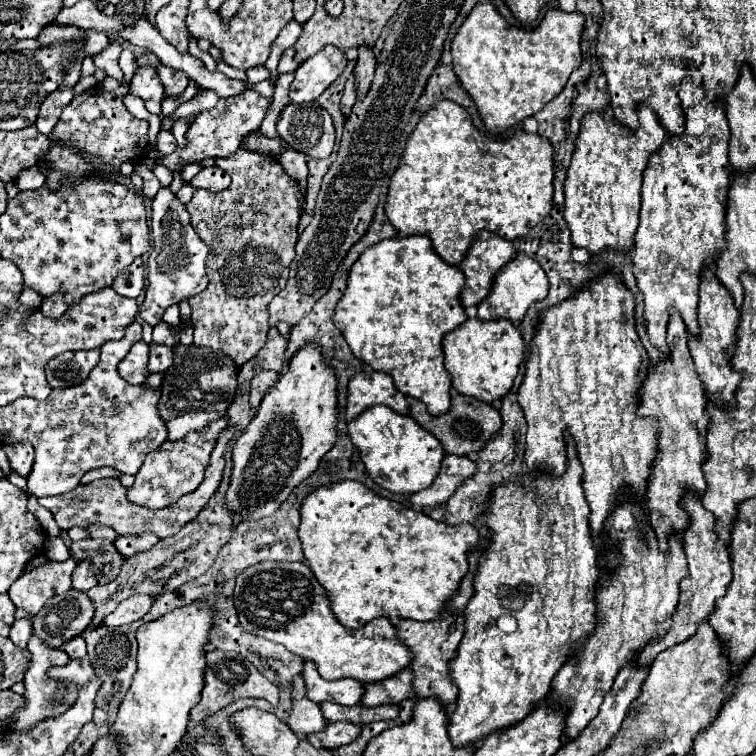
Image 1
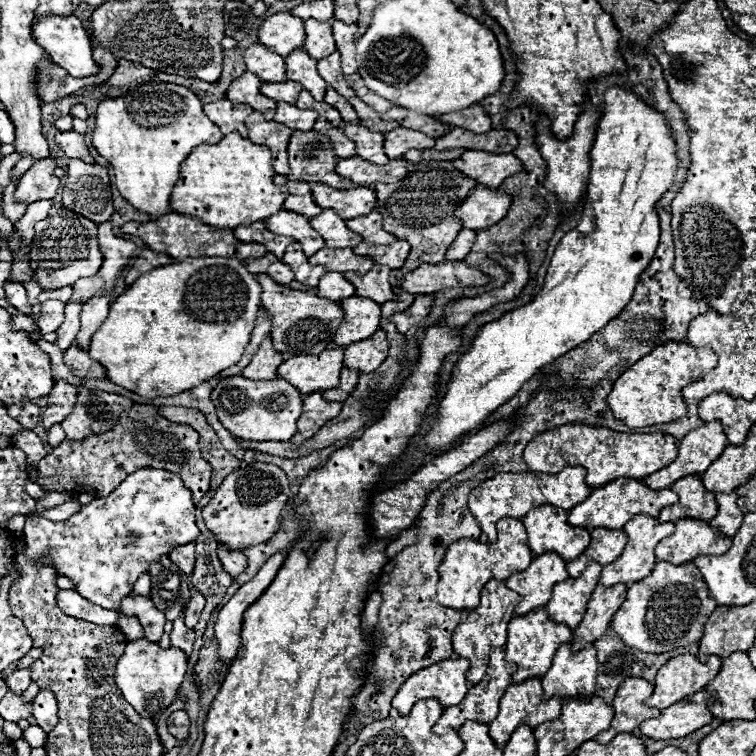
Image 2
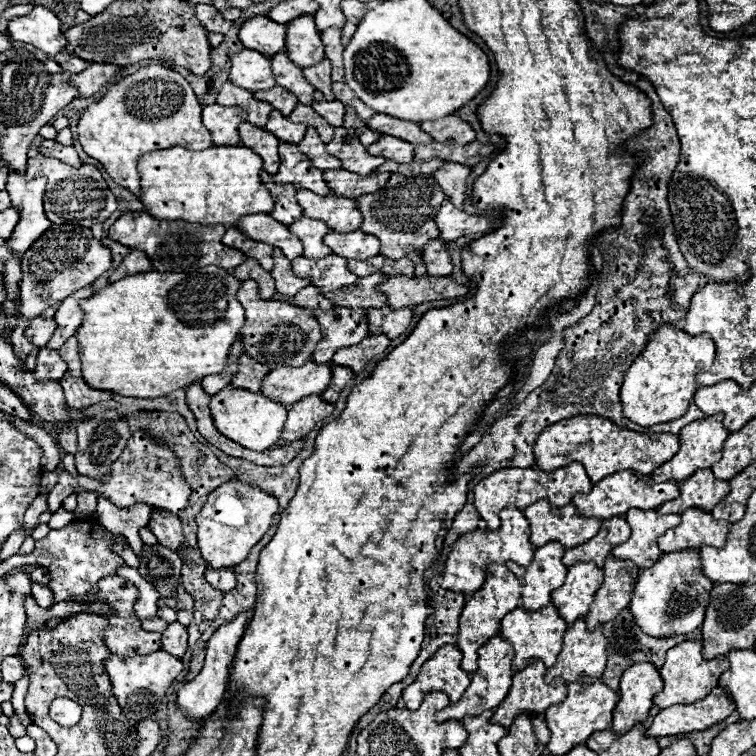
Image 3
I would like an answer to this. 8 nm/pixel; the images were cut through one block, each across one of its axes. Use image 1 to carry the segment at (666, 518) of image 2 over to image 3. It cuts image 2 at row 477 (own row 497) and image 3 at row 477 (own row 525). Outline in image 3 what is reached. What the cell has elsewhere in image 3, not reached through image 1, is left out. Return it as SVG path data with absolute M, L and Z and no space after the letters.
M712 470L694 472L688 480L680 482L680 496L668 504L656 508L660 514L682 514L686 508L700 508L712 512L712 508L728 494L728 482L716 480Z

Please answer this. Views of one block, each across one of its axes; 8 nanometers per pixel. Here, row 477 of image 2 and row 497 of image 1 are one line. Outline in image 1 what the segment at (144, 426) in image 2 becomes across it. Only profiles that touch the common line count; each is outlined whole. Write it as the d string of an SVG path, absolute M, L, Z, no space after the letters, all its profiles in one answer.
M228 426L226 432L220 432L218 442L216 442L216 452L212 452L212 460L206 472L204 482L200 484L198 490L184 494L184 498L180 498L176 504L170 504L166 508L160 510L150 510L150 508L140 508L140 504L132 504L126 496L126 490L120 480L112 478L112 480L98 480L98 482L90 482L90 484L80 484L78 488L74 488L72 492L60 494L60 496L44 496L40 498L40 506L48 508L54 514L54 520L58 522L58 526L62 530L70 530L72 526L80 526L86 528L90 524L104 524L114 528L120 536L136 536L140 532L154 532L158 538L168 538L174 536L186 522L194 520L198 516L198 512L208 504L208 500L212 498L212 494L216 492L220 478L222 478L222 470L224 470L224 452L228 442L236 436L238 426Z

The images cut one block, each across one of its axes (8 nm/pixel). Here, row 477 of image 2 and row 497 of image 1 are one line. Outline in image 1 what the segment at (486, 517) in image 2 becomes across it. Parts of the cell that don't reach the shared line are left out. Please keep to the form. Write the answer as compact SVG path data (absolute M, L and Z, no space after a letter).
M568 438L568 472L564 476L550 478L546 474L538 474L532 482L526 482L526 484L502 484L502 486L494 488L494 498L492 498L490 510L482 516L482 522L492 530L492 544L480 558L478 574L474 578L476 594L472 596L472 600L466 606L466 632L458 646L456 656L448 664L450 680L458 688L456 710L452 712L450 722L448 722L448 736L452 740L452 746L464 748L468 744L478 744L480 738L486 738L488 734L526 718L534 710L536 702L540 702L548 696L550 682L558 674L558 670L566 664L566 660L570 660L576 654L576 650L580 650L584 646L588 636L596 630L596 584L598 584L602 572L598 568L598 552L594 550L590 530L588 530L588 514L590 514L590 508L588 508L584 488L582 488L582 464L578 460L576 448L570 438Z

